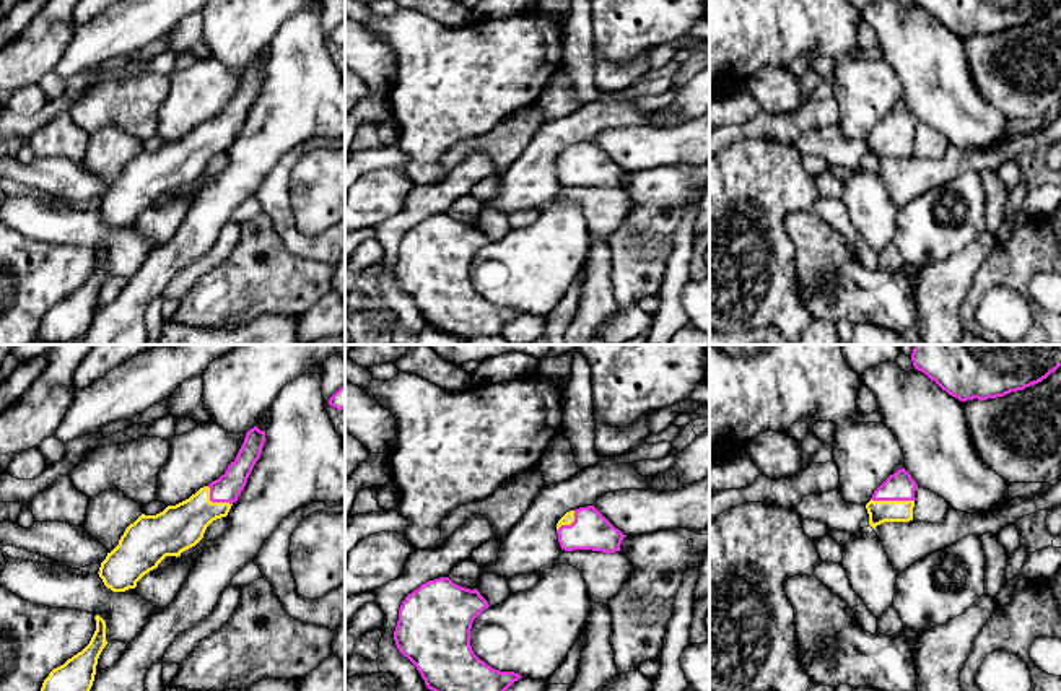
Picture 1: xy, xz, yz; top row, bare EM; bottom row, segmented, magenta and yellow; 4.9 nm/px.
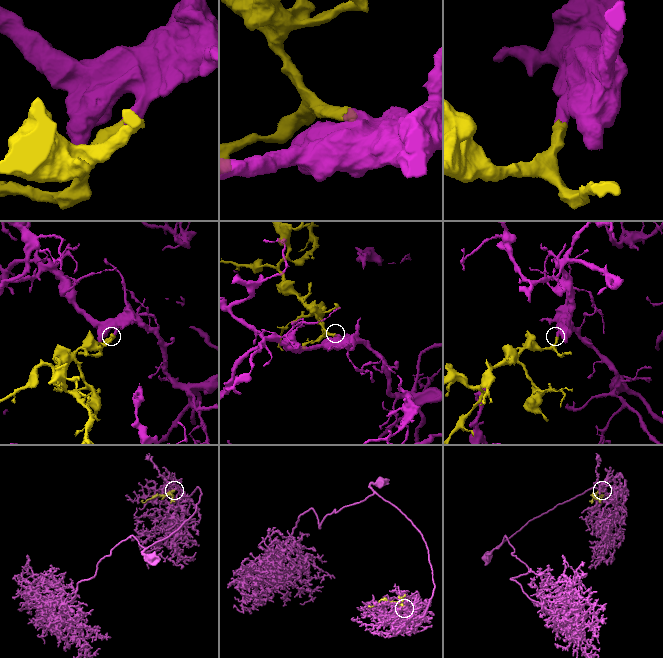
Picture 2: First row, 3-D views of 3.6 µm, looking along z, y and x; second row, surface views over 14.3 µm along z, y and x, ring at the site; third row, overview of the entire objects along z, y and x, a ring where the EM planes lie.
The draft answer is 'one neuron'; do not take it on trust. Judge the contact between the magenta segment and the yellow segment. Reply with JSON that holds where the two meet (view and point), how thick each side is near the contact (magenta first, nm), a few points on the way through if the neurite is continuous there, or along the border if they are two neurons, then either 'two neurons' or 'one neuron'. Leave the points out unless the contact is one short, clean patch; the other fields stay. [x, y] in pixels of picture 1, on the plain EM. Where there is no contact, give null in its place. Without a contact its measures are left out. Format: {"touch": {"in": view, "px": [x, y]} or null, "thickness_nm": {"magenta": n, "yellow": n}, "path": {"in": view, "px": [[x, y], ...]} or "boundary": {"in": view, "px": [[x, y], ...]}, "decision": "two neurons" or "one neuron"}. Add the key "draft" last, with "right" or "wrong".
{"touch": {"in": "yz", "px": [892, 135]}, "thickness_nm": {"magenta": 140, "yellow": 110}, "path": {"in": "yz", "px": [[900, 122], [892, 135], [879, 147]]}, "decision": "one neuron", "draft": "right"}

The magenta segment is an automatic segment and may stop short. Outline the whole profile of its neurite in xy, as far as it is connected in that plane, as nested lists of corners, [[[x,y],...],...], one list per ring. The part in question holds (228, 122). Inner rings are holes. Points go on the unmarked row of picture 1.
[[[254,62],[218,115],[176,141],[168,141],[156,151],[142,150],[130,159],[119,180],[101,198],[98,210],[104,221],[112,228],[135,224],[166,192],[177,193],[195,182],[213,156],[228,151],[260,94],[264,80],[265,67]]]

